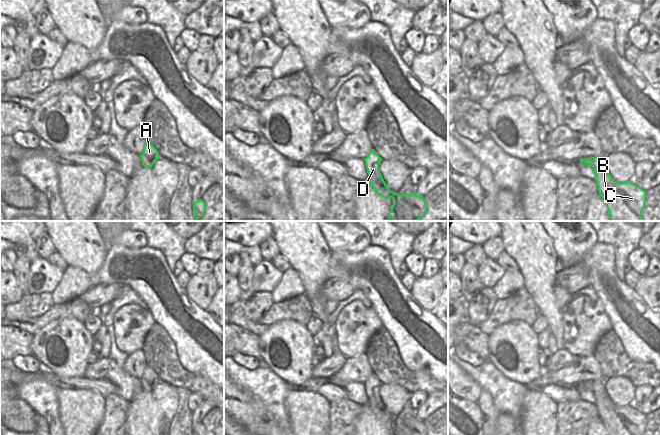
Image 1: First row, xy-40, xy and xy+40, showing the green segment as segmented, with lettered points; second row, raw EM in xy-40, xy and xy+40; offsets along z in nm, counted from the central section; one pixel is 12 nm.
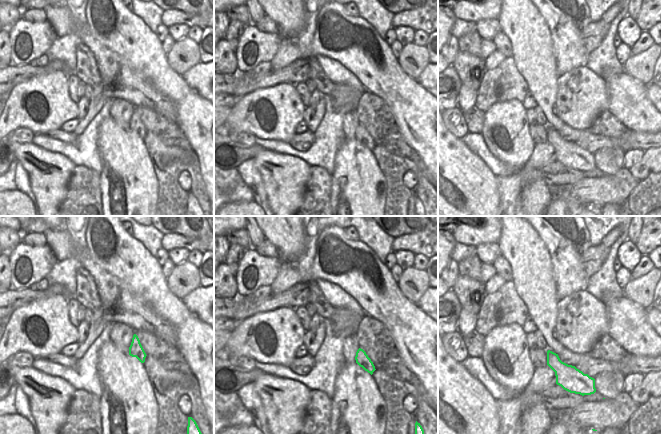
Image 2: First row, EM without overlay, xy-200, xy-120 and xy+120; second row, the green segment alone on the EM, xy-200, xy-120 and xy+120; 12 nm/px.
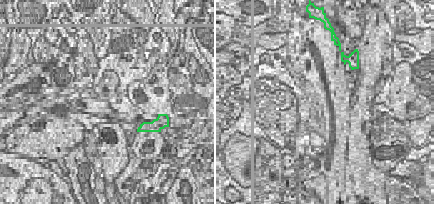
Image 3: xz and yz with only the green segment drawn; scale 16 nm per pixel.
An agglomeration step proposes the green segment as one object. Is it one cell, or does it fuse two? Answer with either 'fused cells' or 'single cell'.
fused cells

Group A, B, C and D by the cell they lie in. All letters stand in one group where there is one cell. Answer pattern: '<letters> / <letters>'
A B D / C

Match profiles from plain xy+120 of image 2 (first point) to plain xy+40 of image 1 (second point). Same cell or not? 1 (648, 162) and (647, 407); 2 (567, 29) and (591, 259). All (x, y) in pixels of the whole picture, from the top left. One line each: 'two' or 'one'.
1: one
2: two

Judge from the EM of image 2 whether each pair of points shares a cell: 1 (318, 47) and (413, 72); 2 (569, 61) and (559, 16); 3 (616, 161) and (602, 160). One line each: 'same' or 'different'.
1: different
2: same
3: same

